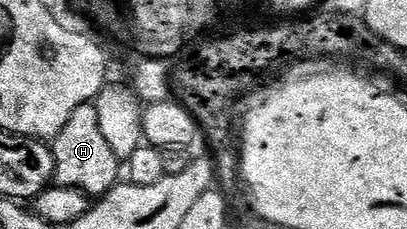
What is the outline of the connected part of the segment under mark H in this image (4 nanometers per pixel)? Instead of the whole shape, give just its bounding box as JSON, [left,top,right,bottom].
[51,103,122,198]

